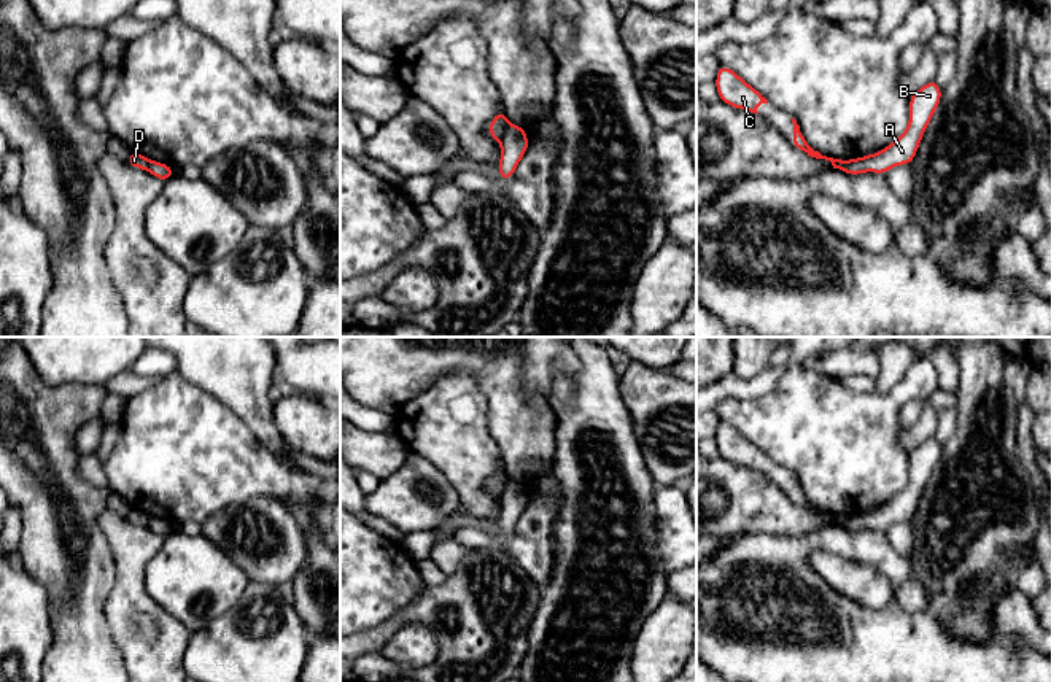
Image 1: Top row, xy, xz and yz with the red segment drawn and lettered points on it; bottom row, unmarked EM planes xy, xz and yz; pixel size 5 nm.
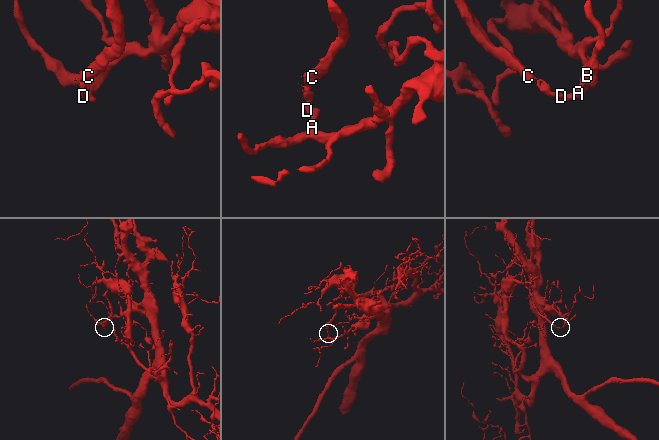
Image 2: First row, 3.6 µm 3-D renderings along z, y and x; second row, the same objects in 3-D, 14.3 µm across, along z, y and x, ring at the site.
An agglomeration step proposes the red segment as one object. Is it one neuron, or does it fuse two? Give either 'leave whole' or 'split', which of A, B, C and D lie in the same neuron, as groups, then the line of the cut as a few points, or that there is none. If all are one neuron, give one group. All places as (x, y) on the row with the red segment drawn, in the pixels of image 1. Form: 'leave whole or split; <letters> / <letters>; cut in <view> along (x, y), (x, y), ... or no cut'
split; A B / C D; cut in xz along (509, 123), (500, 142)

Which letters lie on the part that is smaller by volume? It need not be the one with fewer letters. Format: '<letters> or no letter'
C, D

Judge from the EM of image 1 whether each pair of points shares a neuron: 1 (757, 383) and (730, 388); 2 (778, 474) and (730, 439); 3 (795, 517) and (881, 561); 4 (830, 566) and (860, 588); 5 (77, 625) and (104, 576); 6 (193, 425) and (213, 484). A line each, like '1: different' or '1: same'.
1: same
2: same
3: different
4: same
5: same
6: same

